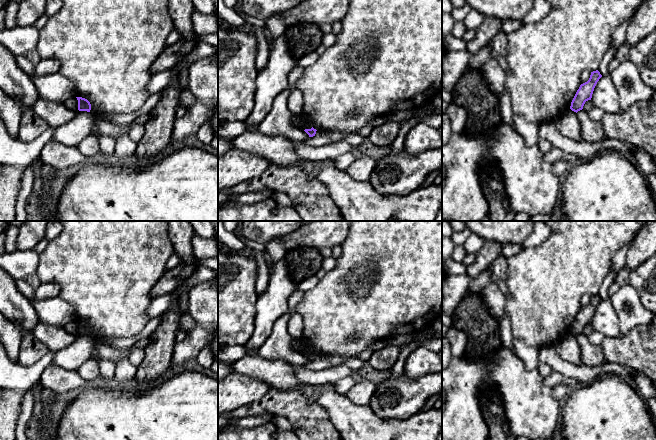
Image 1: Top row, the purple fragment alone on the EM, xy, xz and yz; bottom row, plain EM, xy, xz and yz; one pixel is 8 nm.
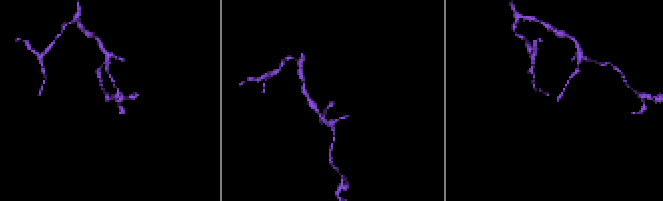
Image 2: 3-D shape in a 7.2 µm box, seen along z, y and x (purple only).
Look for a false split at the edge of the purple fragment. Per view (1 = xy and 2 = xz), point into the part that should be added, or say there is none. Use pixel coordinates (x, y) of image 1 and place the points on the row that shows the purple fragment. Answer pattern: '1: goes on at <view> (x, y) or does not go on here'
1: does not go on here
2: does not go on here

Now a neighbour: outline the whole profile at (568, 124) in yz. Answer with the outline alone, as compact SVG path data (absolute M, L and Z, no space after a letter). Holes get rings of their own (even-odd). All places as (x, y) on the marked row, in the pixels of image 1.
M571 109L561 113L553 122L563 136L574 141L584 140L584 137L581 134L582 127L577 117L577 113Z

